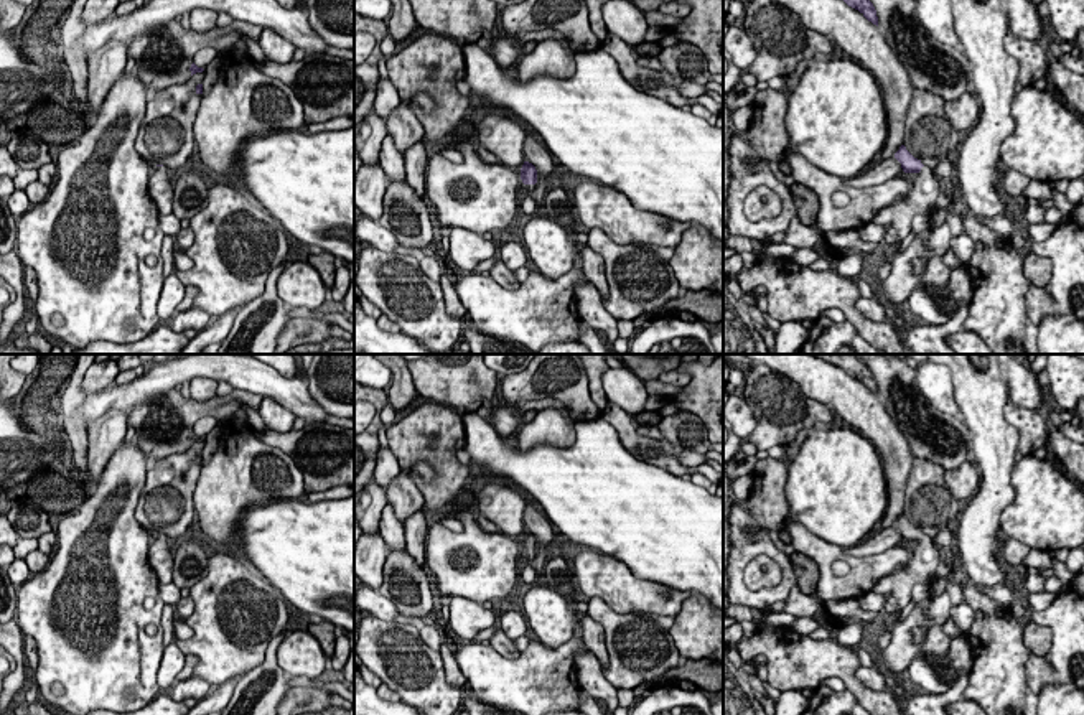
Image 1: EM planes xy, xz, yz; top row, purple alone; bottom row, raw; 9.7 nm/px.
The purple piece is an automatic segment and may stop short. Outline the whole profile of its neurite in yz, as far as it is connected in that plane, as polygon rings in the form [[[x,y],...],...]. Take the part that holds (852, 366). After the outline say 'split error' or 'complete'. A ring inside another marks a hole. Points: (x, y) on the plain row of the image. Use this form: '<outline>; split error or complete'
[[[811,354],[837,367],[843,369],[848,376],[858,379],[868,390],[878,395],[878,386],[873,372],[865,362],[852,354]]]; complete

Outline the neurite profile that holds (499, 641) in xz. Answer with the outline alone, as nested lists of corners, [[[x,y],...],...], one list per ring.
[[[502,629],[494,631],[493,638],[489,639],[489,646],[493,646],[506,659],[516,659],[521,652],[516,647],[514,639],[509,639]]]

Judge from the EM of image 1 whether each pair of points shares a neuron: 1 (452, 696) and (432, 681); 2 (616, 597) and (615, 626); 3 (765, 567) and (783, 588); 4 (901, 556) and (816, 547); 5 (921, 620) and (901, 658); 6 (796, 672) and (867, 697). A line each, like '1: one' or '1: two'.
1: one
2: two
3: two
4: one
5: one
6: one

